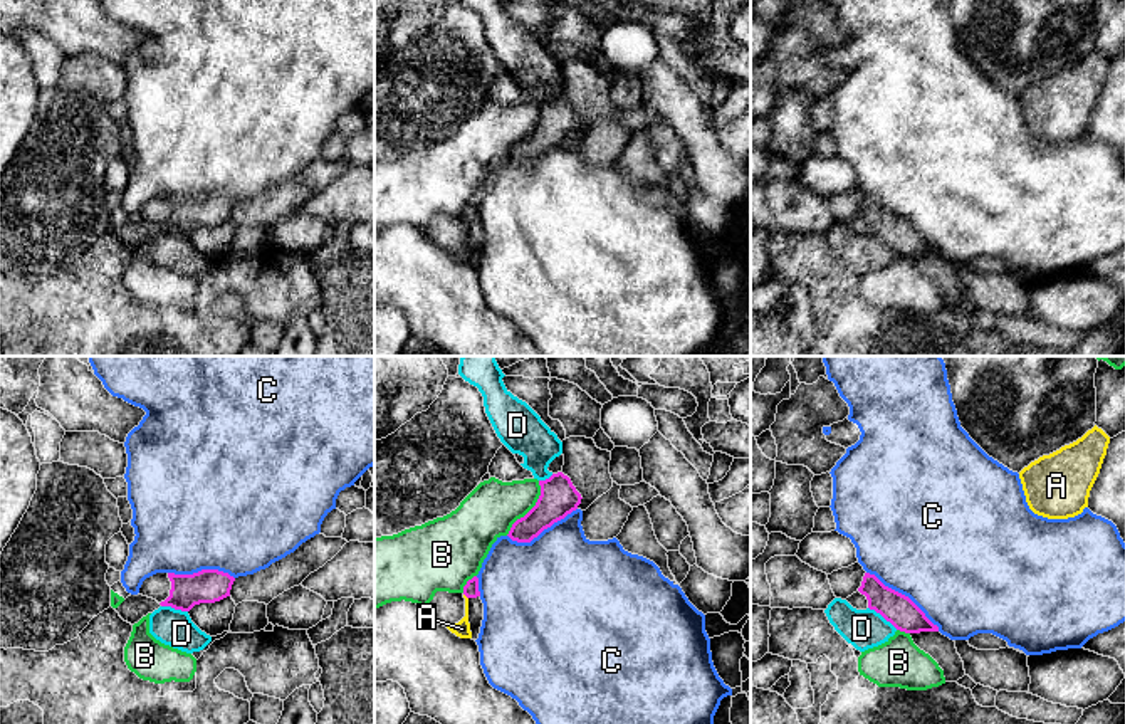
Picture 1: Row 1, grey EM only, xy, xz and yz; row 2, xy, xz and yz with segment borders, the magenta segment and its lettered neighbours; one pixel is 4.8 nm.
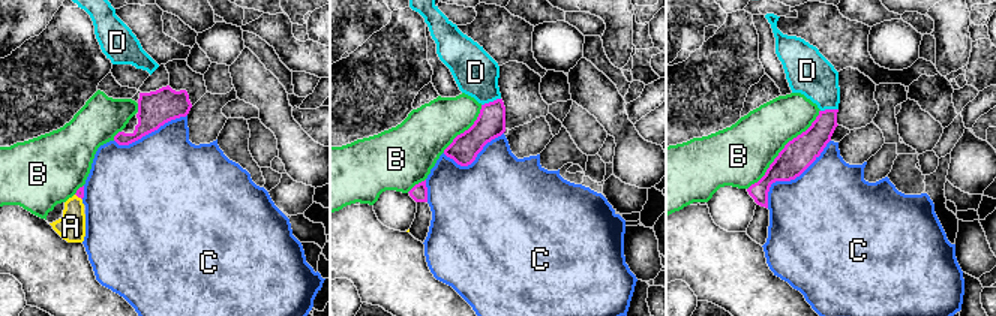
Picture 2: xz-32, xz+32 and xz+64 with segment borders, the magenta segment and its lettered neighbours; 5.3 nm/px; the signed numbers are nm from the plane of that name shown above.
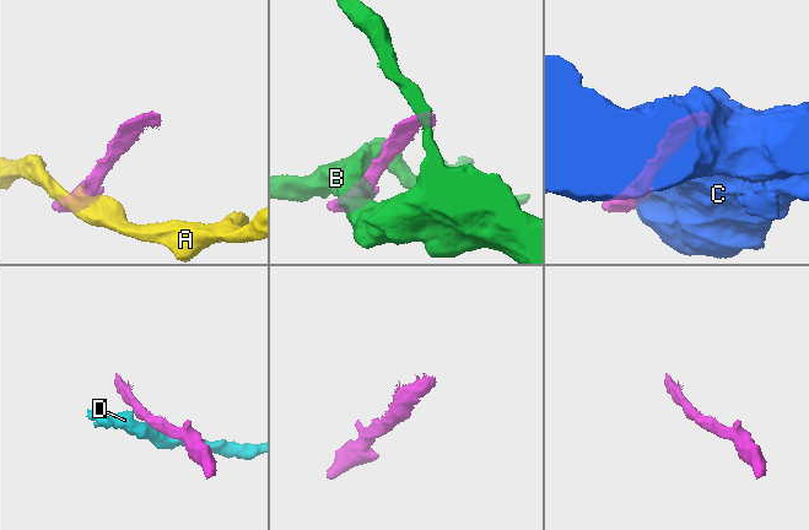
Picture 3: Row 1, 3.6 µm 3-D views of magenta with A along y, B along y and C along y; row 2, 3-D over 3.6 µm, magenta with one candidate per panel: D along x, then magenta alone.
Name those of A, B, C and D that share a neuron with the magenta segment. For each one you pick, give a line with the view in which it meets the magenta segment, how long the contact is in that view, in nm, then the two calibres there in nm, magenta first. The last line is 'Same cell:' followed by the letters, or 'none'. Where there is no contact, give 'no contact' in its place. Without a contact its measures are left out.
Same cell: none

